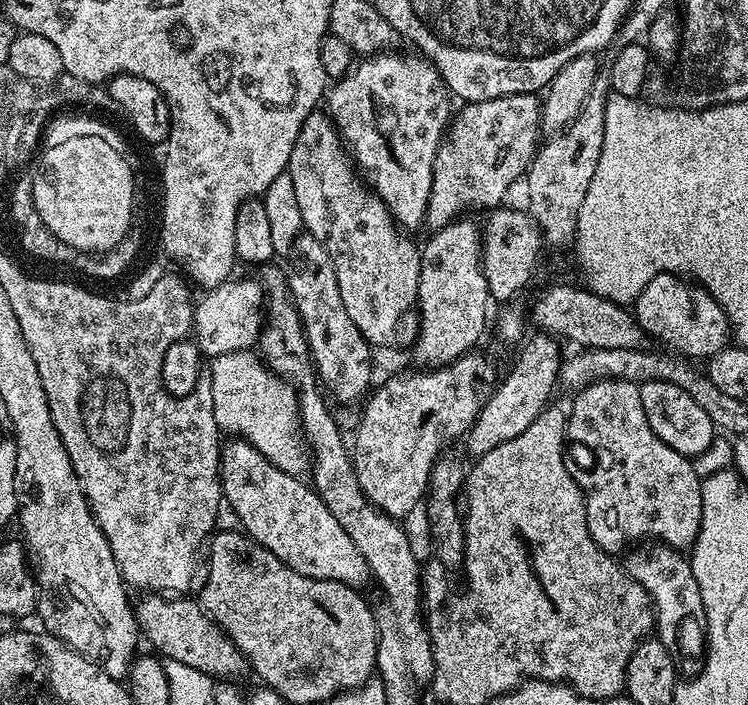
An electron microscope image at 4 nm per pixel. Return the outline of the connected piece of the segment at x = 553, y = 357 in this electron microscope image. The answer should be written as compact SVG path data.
M536 334L536 337L524 348L524 353L512 364L504 384L500 384L492 392L492 397L483 401L479 416L463 437L462 443L468 447L472 458L485 456L494 446L502 446L510 438L518 438L538 414L549 407L552 391L557 390L560 378L561 345L557 337L551 334Z

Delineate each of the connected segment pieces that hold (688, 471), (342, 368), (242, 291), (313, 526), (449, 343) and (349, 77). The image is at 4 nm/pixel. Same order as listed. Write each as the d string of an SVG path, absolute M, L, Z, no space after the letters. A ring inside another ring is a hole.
M599 379L579 389L575 393L576 396L572 400L572 412L567 413L566 416L566 436L569 441L572 440L576 444L581 444L584 448L589 448L592 451L592 456L596 459L596 468L600 473L597 474L596 480L600 485L586 496L586 503L584 509L586 510L586 522L590 534L594 538L596 545L602 549L611 549L611 544L628 544L631 540L640 540L643 536L653 536L653 541L666 544L670 548L679 548L681 550L688 550L696 543L696 535L700 529L702 522L702 490L700 485L702 483L701 473L696 473L696 468L689 457L678 454L670 446L666 446L666 442L662 442L662 438L658 438L658 434L654 434L654 430L650 430L650 422L646 422L646 410L642 410L642 398L640 397L640 384L632 383L628 380L622 379Z
M300 235L294 242L286 275L286 287L292 303L296 305L304 333L308 339L308 350L319 383L328 387L327 395L350 404L363 401L369 395L368 383L372 380L373 349L350 322L346 306L342 306L342 294L338 294L338 274L334 274L334 262L318 238Z
M229 279L217 288L205 291L194 308L194 337L196 344L208 358L225 356L228 352L251 349L259 341L262 331L262 309L265 289L261 281ZM261 288L261 289L260 289ZM261 307L261 310L260 310Z
M232 438L220 449L222 496L240 519L239 527L256 543L270 550L290 570L319 580L338 580L357 590L369 583L370 573L362 550L350 540L350 534L338 526L326 502L311 483L286 474L270 462L247 440Z
M461 218L444 228L437 228L431 233L425 244L420 248L420 273L418 274L418 294L416 308L418 309L418 327L416 338L410 345L413 365L424 370L442 368L453 364L459 356L467 356L477 347L476 343L484 336L484 327L488 324L488 304L490 297L486 286L486 274L480 261L480 242L482 228L472 218Z
M389 50L363 57L341 80L335 81L327 89L326 111L332 117L333 124L340 132L340 139L344 141L355 163L366 173L367 183L390 210L392 219L401 229L412 230L408 228L424 224L426 206L432 193L434 158L454 115L454 100L431 60L419 54L399 56L398 53Z

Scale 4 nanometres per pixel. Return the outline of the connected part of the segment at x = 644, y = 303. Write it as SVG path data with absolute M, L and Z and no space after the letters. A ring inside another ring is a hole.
M663 272L658 274L658 278L650 278L646 290L642 290L642 294L635 302L634 315L642 330L646 330L653 341L661 340L666 347L673 348L668 350L684 358L692 358L688 356L707 358L718 354L730 344L730 325L722 306L699 284L689 282L685 277L678 276L674 272Z

